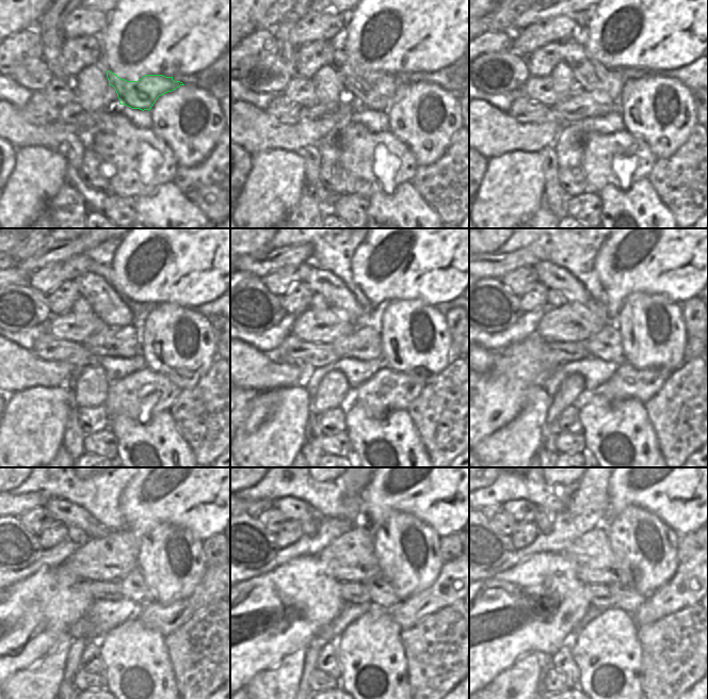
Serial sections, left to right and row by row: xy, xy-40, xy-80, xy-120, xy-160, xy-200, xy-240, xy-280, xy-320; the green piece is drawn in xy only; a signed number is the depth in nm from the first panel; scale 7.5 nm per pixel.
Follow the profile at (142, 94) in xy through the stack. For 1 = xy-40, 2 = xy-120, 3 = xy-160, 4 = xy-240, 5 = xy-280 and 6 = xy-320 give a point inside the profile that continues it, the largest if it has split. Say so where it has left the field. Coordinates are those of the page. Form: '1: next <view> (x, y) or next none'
1: next xy-40 (374, 91)
2: next xy-120 (106, 303)
3: next xy-160 (338, 297)
4: next xy-240 (70, 514)
5: next xy-280 (293, 509)
6: next xy-320 (523, 511)

